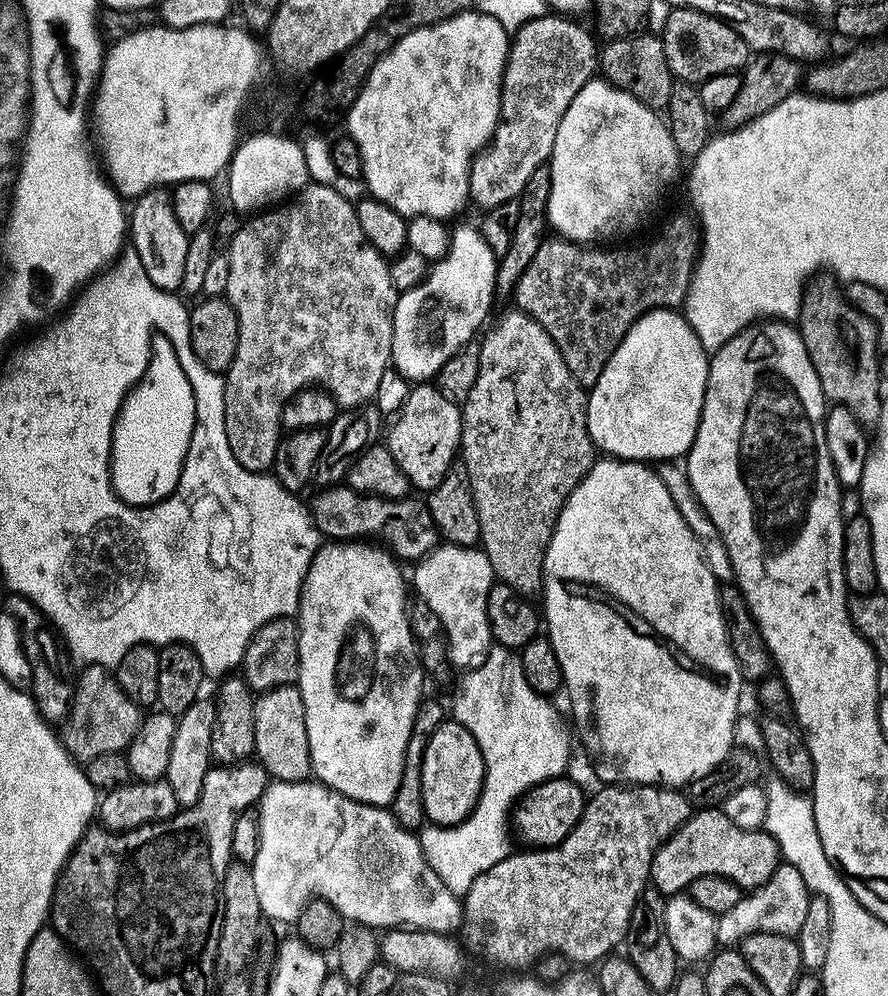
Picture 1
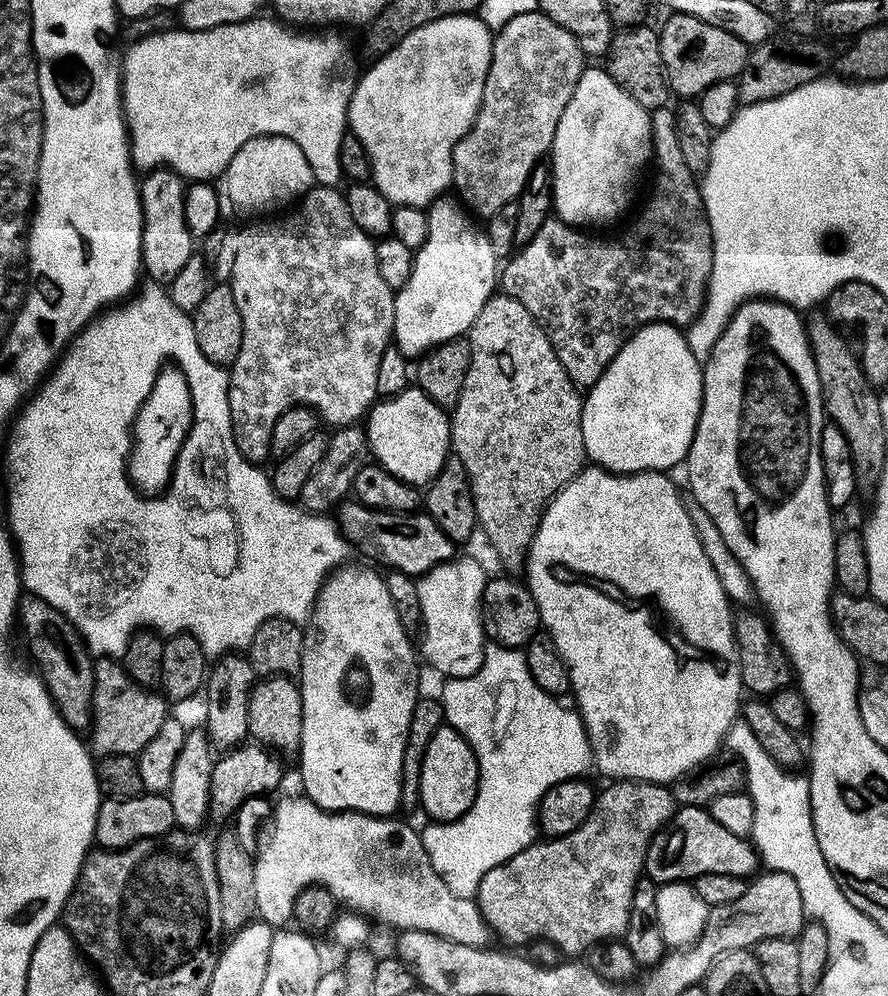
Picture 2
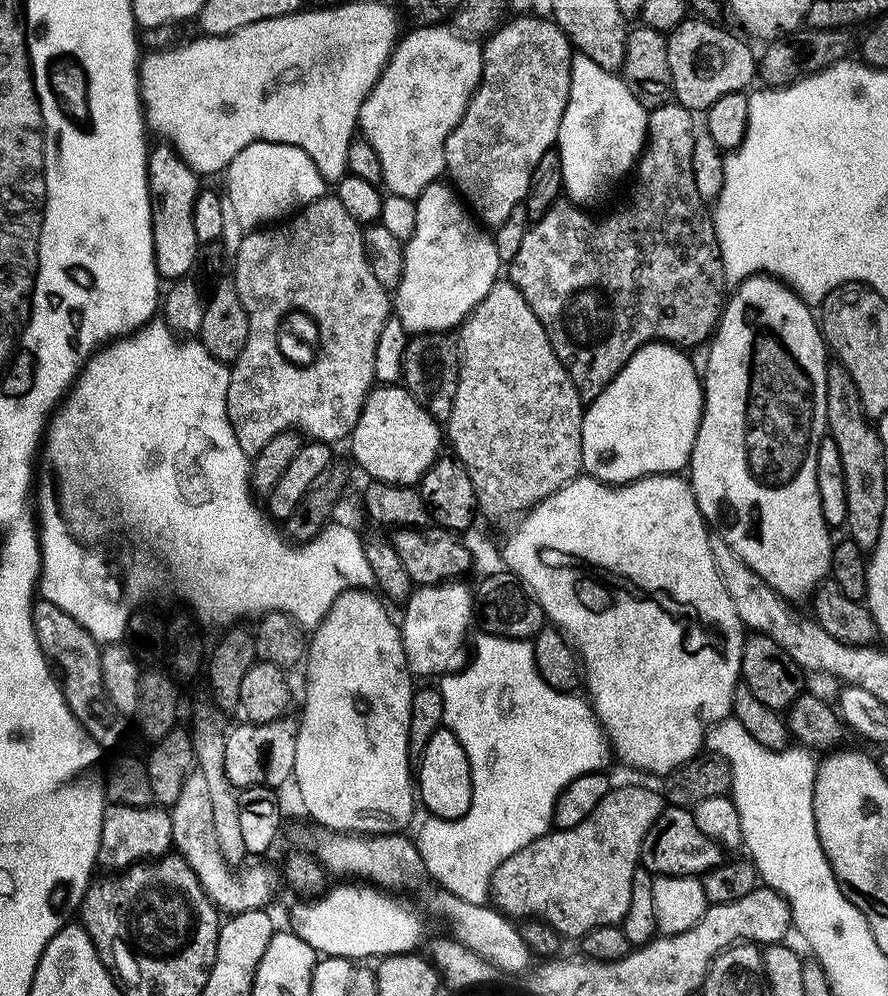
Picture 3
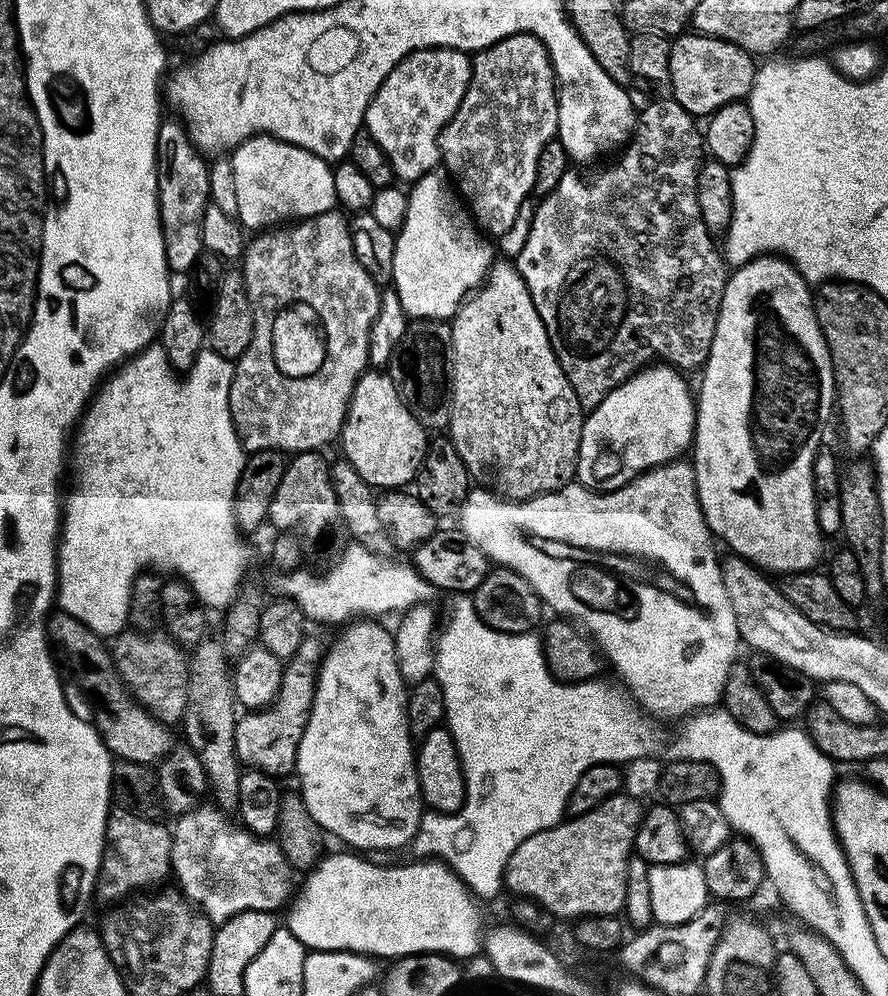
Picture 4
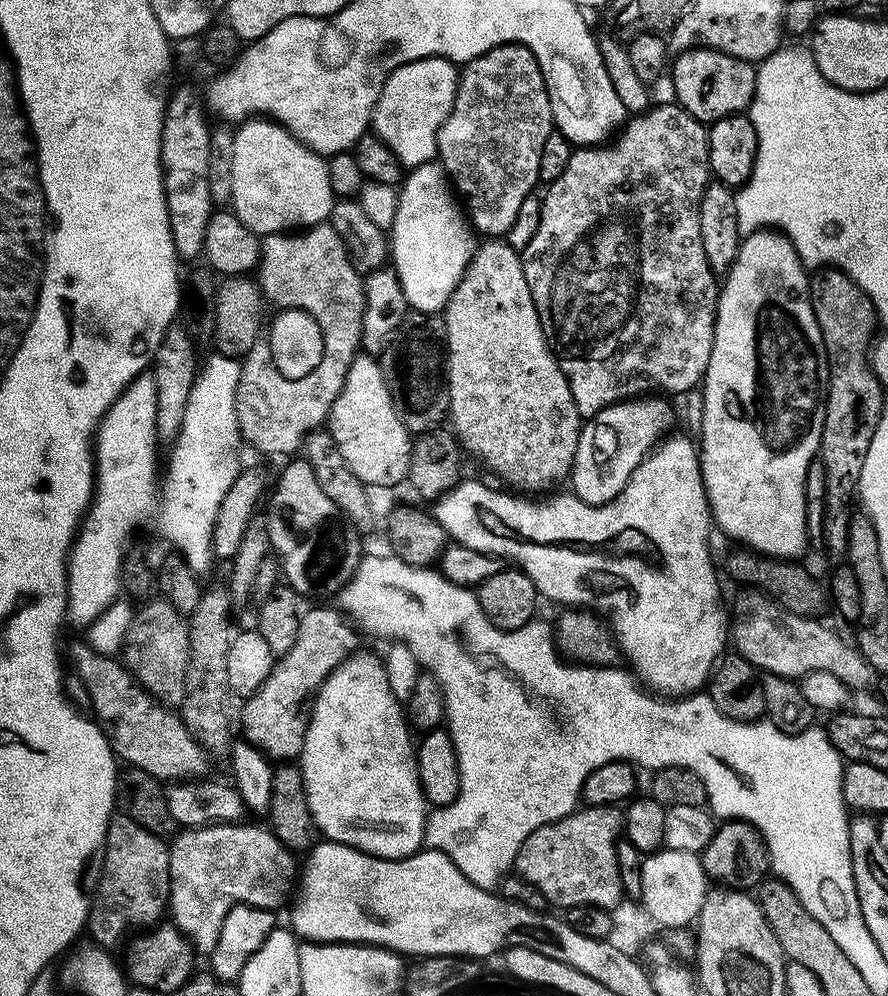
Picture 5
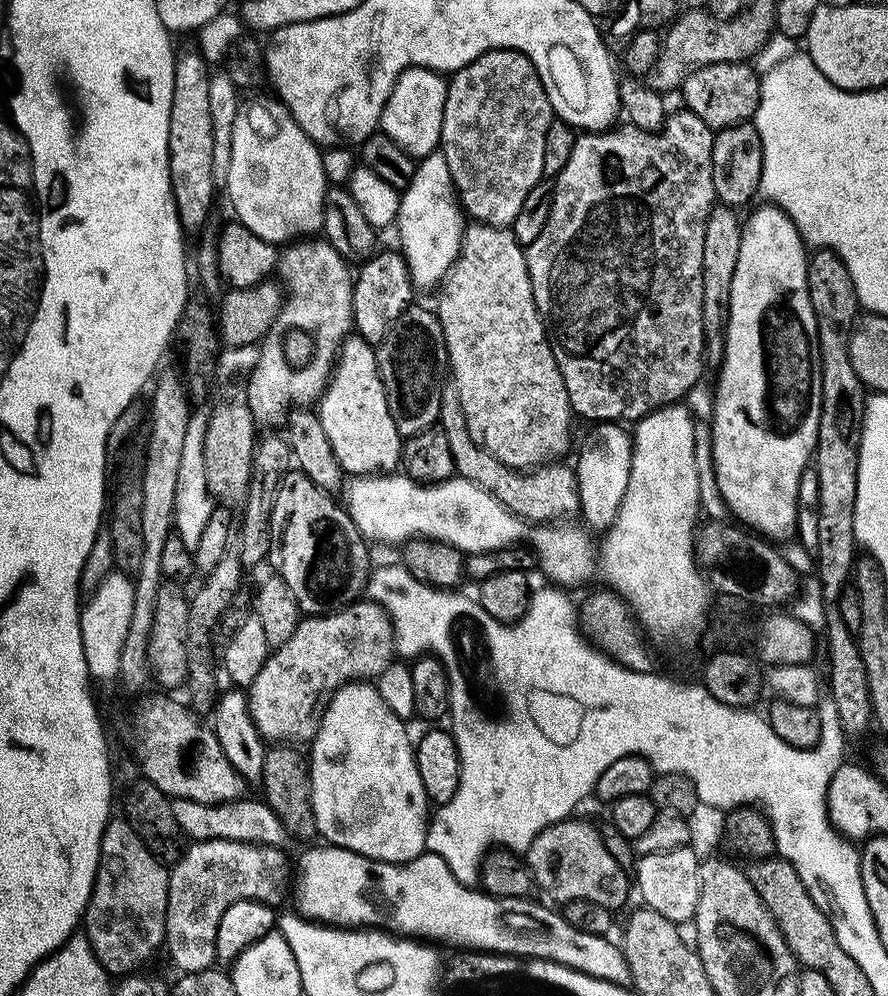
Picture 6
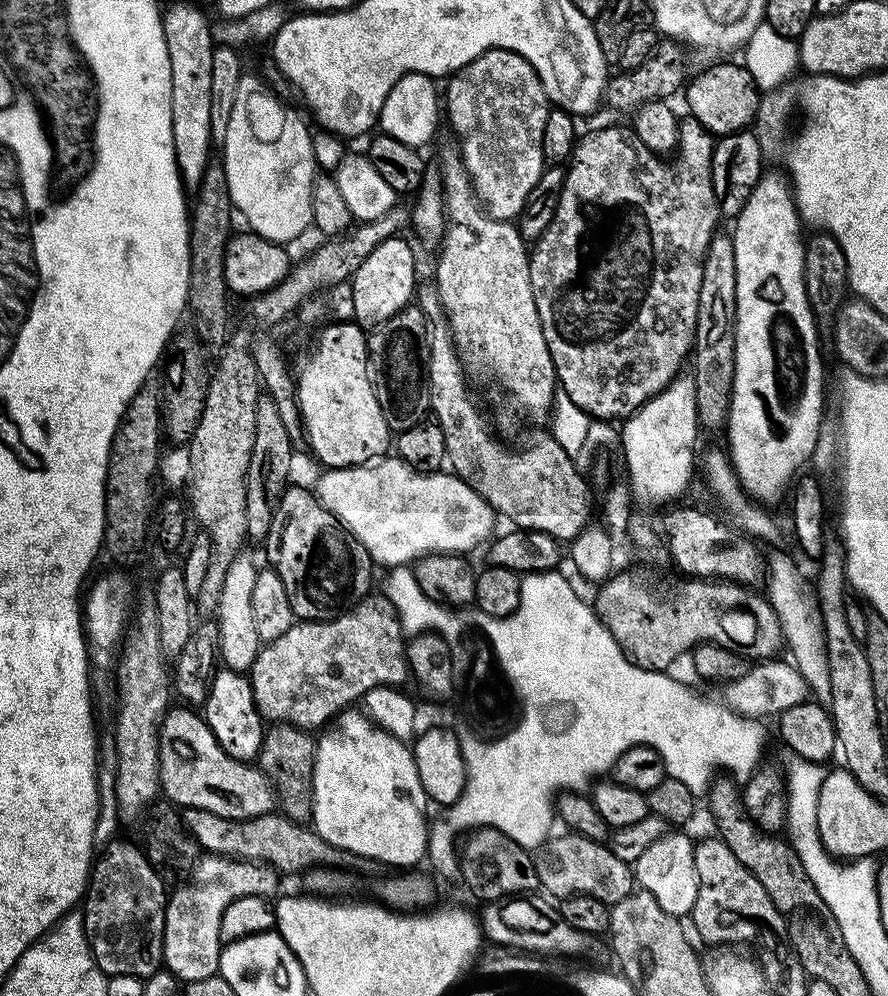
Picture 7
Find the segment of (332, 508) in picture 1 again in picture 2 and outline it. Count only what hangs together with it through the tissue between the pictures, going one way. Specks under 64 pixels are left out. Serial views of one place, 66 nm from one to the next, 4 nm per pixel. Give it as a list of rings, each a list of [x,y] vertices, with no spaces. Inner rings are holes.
[[[344,502],[339,505],[338,523],[340,533],[353,549],[372,560],[381,560],[389,569],[396,569],[413,578],[425,576],[431,568],[453,559],[453,540],[430,518],[427,512],[387,512],[367,508],[359,502]]]

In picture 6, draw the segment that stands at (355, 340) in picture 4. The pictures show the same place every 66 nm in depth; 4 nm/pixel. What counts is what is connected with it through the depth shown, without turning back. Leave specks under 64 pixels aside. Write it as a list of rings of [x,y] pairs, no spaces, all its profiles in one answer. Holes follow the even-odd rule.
[[[300,238],[289,243],[278,256],[278,280],[286,289],[284,304],[278,318],[270,326],[258,347],[258,362],[247,373],[246,401],[257,425],[285,423],[293,406],[312,406],[319,401],[331,380],[341,347],[353,331],[352,285],[353,273],[344,257],[323,238]]]

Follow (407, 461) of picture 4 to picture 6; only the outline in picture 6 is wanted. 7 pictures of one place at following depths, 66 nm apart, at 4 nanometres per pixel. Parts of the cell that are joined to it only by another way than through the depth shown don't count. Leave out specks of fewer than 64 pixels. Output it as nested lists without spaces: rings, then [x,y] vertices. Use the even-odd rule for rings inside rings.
[[[352,334],[344,341],[332,378],[328,381],[328,387],[324,389],[324,394],[318,401],[318,417],[329,438],[334,456],[345,473],[353,477],[371,476],[395,473],[401,467],[402,438],[390,414],[390,406],[386,402],[386,390],[382,386],[382,378],[376,369],[376,350],[360,336]]]

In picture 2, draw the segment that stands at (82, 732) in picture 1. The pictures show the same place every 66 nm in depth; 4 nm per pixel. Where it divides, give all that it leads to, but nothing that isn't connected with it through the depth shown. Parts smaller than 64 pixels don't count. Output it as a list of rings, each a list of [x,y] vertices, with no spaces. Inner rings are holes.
[[[100,658],[94,664],[94,694],[92,695],[92,723],[90,748],[97,757],[113,756],[121,752],[136,756],[158,734],[162,722],[170,718],[169,701],[159,691],[145,690],[128,676],[123,663],[116,658]]]

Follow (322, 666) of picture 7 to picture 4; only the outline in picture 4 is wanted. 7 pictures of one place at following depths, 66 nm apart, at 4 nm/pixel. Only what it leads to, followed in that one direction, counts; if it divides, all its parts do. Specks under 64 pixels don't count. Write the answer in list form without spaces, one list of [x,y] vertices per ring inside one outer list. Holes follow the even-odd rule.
[[[312,634],[305,635],[302,646],[298,646],[298,654],[284,664],[284,677],[276,699],[268,707],[249,711],[237,719],[234,746],[236,757],[245,769],[264,772],[273,778],[291,777],[295,773],[298,746],[310,718],[316,677],[325,651],[325,641]]]

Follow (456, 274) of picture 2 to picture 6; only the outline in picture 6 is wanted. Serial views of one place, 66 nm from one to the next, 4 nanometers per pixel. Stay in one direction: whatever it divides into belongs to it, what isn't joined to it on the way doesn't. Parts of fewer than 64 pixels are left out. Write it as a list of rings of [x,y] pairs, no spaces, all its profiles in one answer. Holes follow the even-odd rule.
[[[431,152],[415,165],[413,177],[400,192],[400,205],[394,223],[394,231],[400,235],[399,251],[408,263],[408,273],[417,289],[435,289],[443,281],[460,253],[465,227],[466,216],[456,197],[450,166],[446,166],[443,152]]]

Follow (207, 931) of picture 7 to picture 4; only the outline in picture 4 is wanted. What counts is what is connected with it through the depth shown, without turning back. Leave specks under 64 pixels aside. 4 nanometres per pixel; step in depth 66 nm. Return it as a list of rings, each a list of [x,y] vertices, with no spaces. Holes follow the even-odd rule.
[[[204,802],[199,806],[192,808],[189,812],[181,812],[175,817],[176,825],[173,823],[171,825],[170,831],[172,833],[172,871],[171,875],[176,876],[176,880],[180,885],[178,885],[179,891],[183,896],[190,901],[193,906],[195,906],[199,911],[203,912],[209,920],[212,921],[213,925],[219,926],[225,924],[231,916],[238,914],[239,912],[245,912],[246,910],[258,910],[259,912],[271,912],[275,913],[276,908],[283,909],[285,905],[289,903],[290,897],[294,892],[294,884],[292,888],[292,878],[294,878],[294,871],[291,865],[288,864],[286,857],[283,856],[283,852],[280,849],[277,841],[272,838],[265,838],[263,836],[254,836],[247,828],[243,826],[237,826],[231,824],[230,821],[225,816],[225,813],[221,811],[219,807],[213,806],[211,803]]]

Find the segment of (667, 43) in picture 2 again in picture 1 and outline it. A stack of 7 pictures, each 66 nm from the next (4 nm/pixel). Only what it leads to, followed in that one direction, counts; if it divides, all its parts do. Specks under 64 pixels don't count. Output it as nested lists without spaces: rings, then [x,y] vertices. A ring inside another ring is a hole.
[[[673,7],[664,23],[662,39],[673,77],[686,84],[699,86],[714,74],[740,72],[750,59],[746,42],[726,21],[698,9]]]

